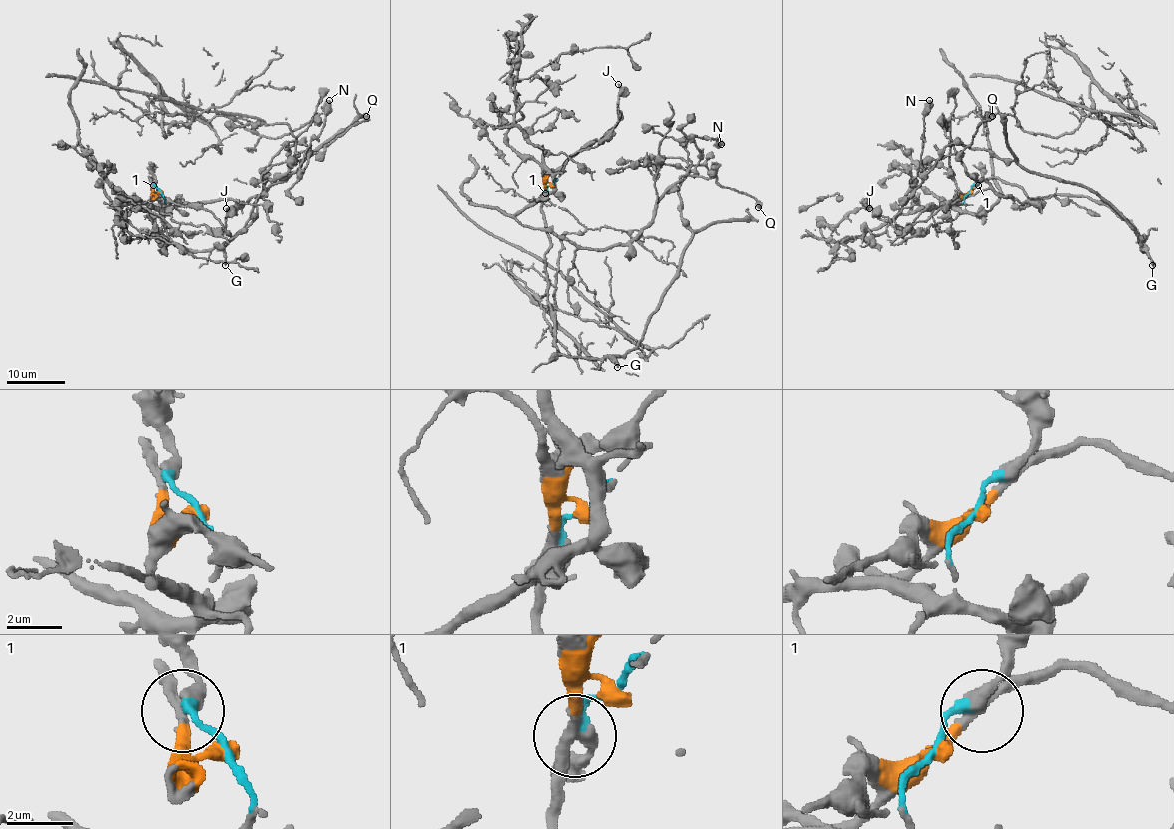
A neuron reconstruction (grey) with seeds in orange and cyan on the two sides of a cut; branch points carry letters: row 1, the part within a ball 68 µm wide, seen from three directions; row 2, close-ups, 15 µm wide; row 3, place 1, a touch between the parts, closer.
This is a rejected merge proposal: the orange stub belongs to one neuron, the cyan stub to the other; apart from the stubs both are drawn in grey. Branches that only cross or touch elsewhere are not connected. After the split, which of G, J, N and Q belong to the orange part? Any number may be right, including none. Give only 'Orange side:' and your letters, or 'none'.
Orange side: G, J, N

